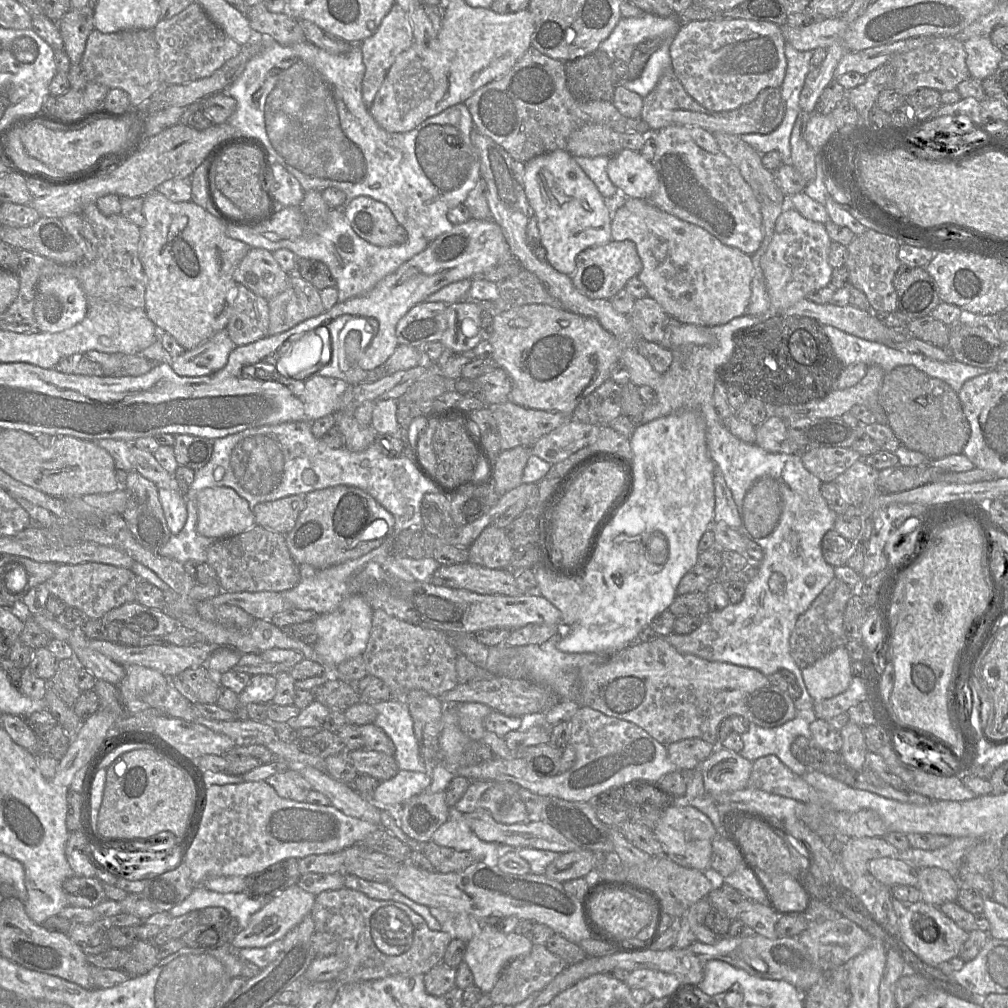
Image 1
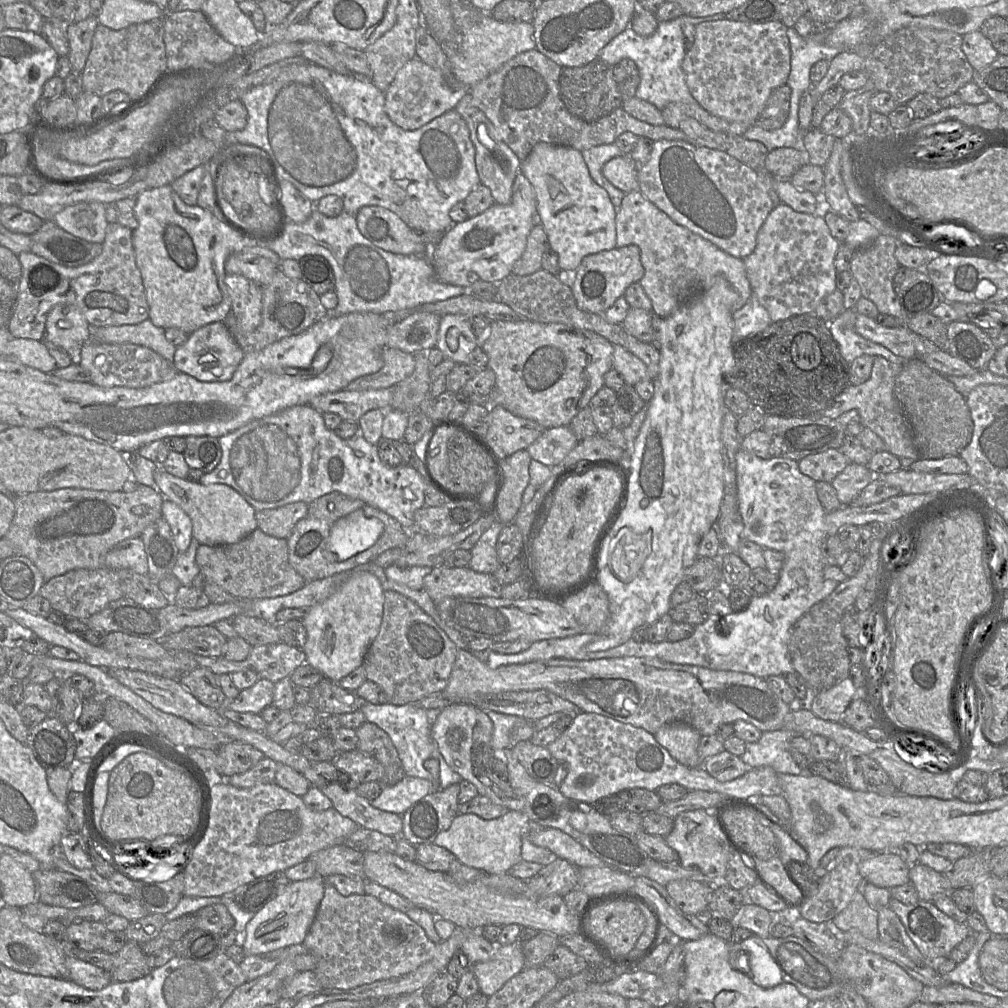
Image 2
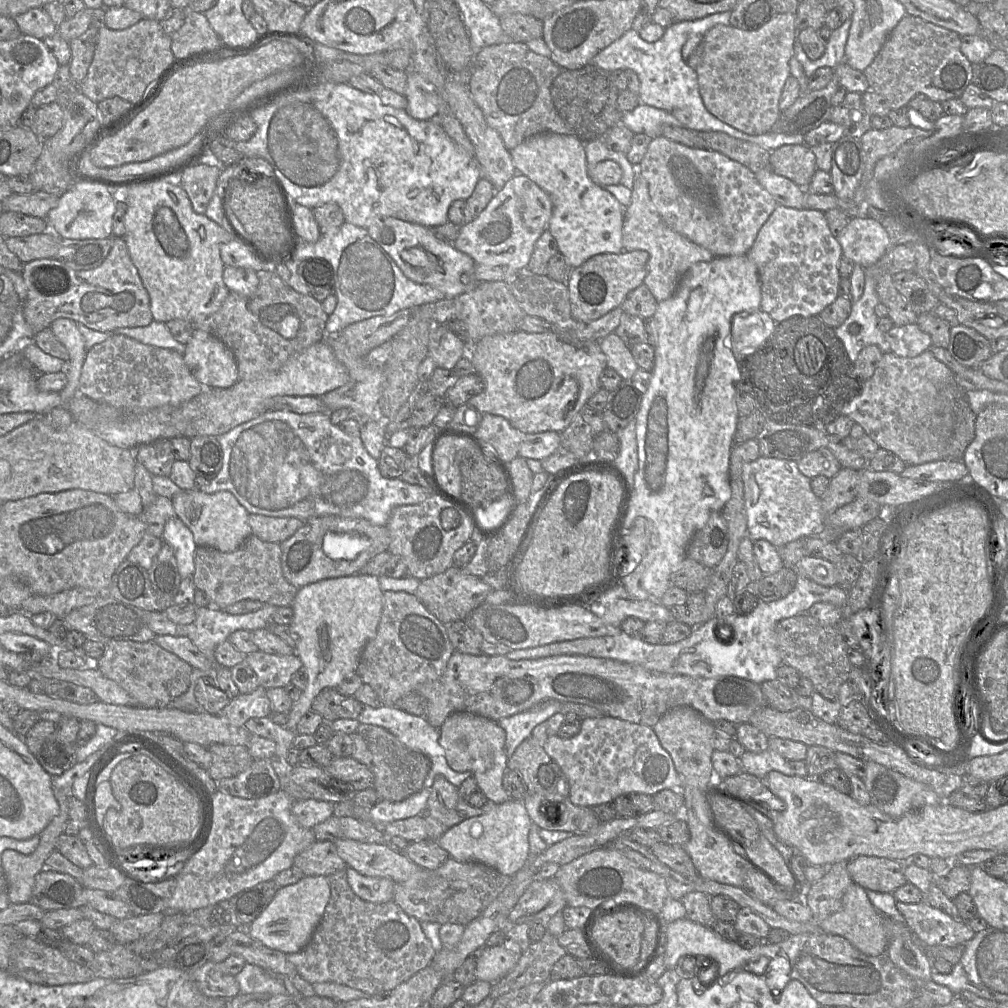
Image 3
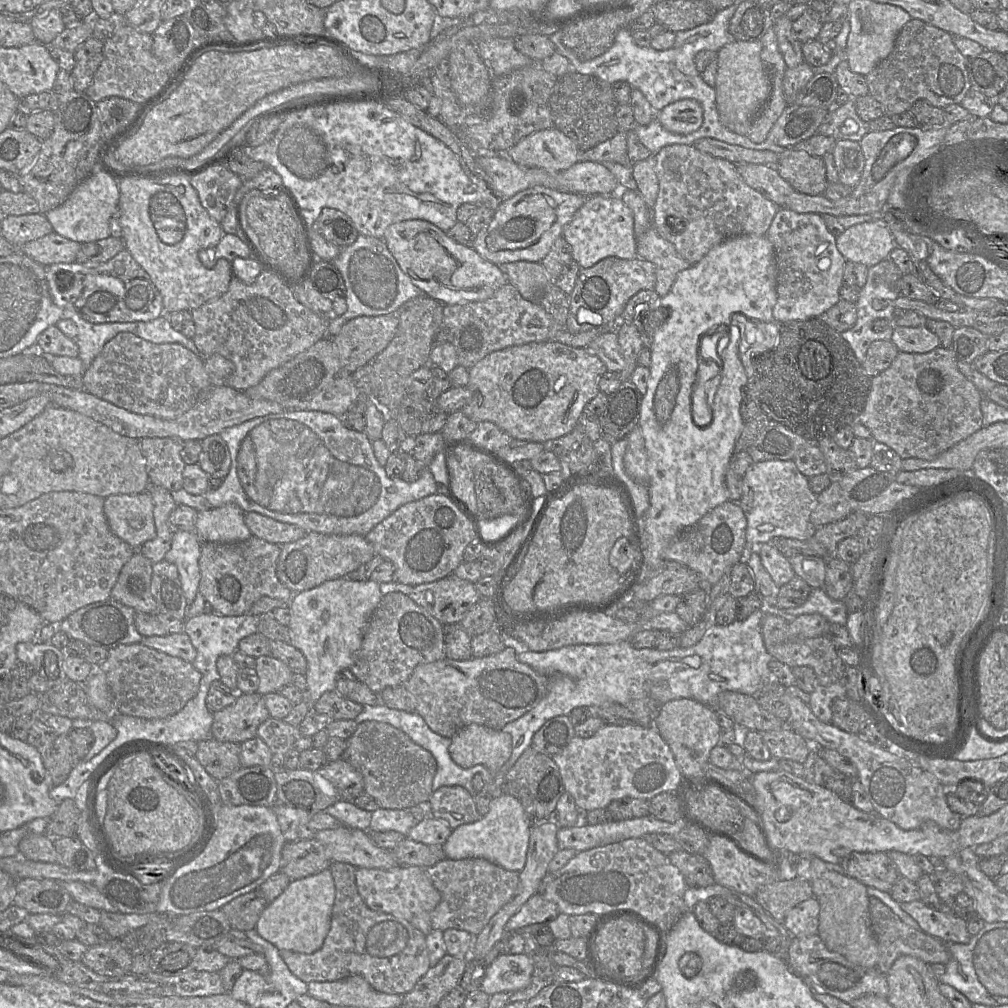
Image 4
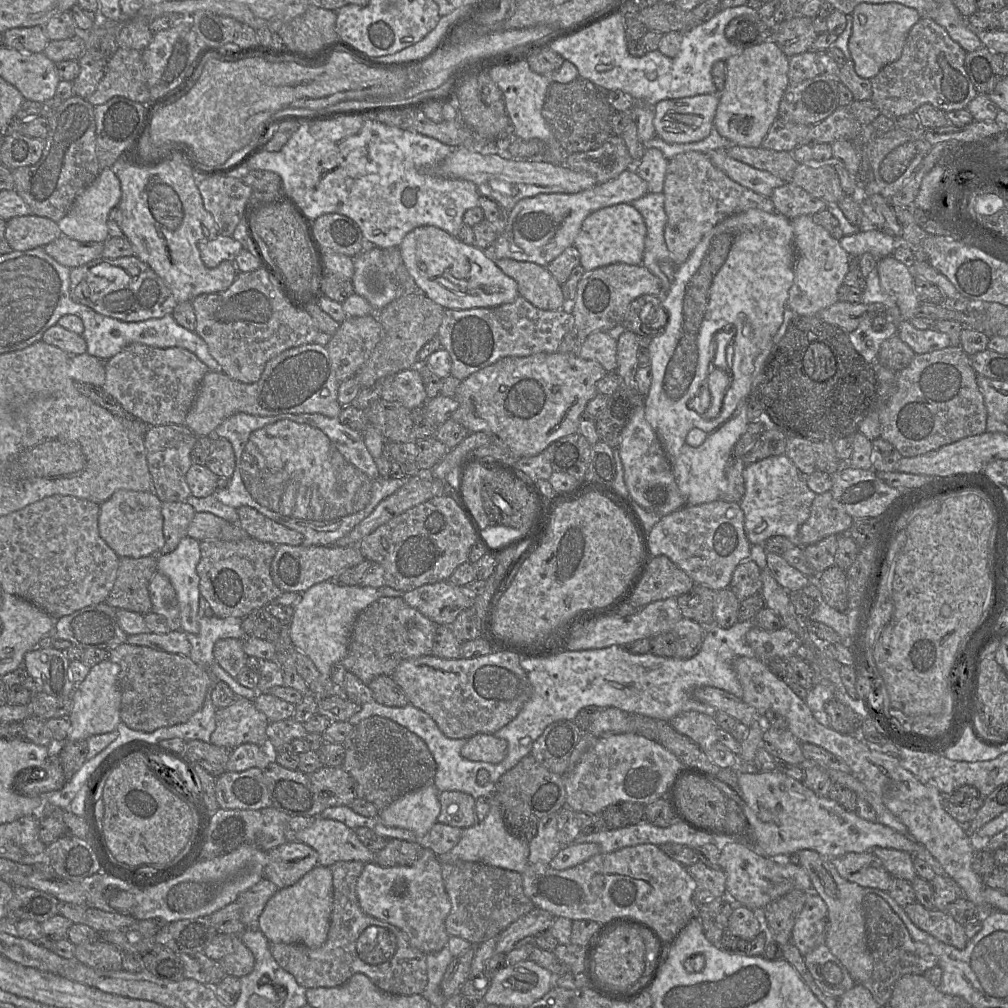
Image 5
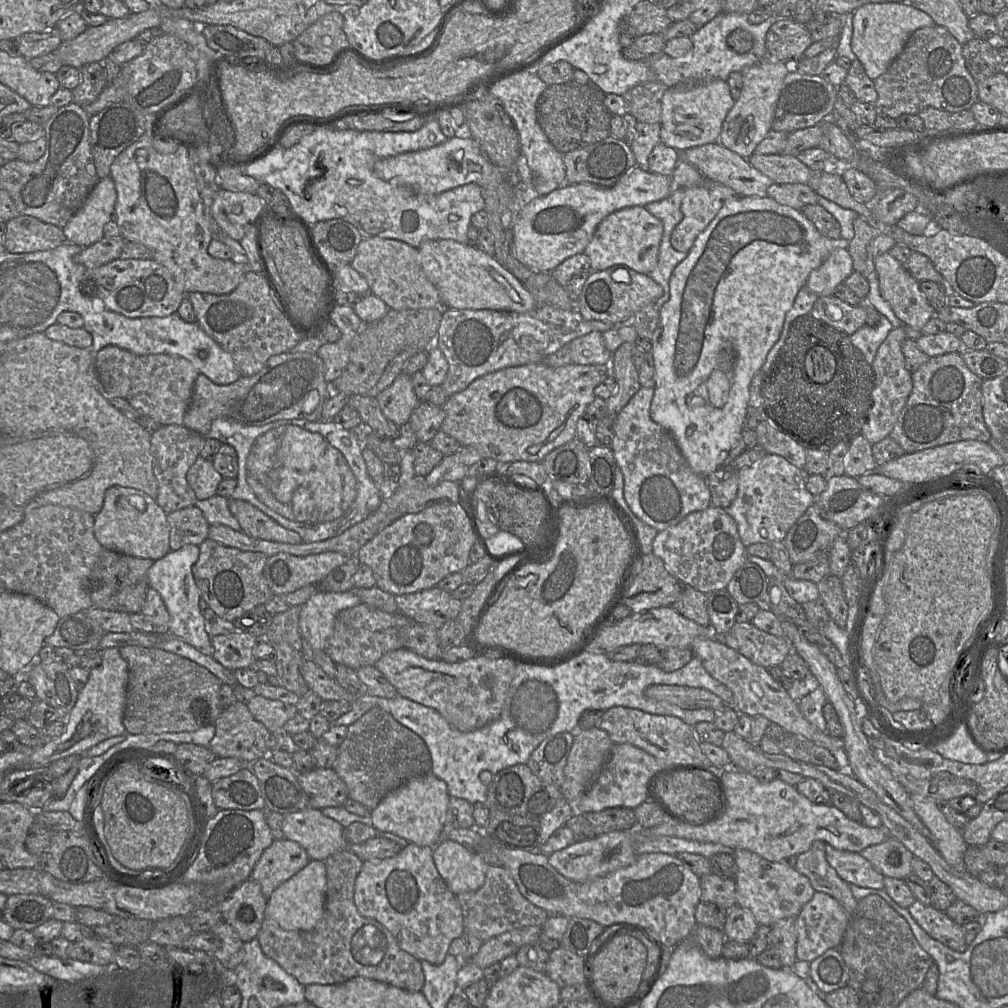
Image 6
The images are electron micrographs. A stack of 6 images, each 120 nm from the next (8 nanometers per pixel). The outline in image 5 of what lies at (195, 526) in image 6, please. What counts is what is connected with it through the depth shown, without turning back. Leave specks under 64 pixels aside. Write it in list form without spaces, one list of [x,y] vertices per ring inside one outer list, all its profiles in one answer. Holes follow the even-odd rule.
[[[165,502],[161,506],[164,546],[160,554],[172,552],[180,540],[187,536],[187,529],[196,511],[186,502]]]

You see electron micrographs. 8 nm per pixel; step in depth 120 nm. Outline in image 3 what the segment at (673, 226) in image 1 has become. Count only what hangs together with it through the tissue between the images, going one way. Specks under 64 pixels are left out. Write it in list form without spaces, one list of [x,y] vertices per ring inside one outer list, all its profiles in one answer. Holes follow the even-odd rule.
[[[636,168],[636,179],[630,205],[624,210],[622,231],[623,251],[643,250],[649,254],[643,284],[659,303],[670,298],[677,290],[681,276],[694,264],[708,262],[715,256],[707,249],[691,242],[670,228],[652,204],[647,181]]]

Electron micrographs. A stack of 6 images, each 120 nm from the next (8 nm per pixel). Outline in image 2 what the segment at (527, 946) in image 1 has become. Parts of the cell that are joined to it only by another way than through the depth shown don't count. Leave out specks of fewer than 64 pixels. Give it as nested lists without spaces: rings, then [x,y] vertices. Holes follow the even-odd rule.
[[[522,942],[509,945],[494,943],[490,959],[472,965],[481,993],[490,997],[496,993],[513,976],[525,968]]]

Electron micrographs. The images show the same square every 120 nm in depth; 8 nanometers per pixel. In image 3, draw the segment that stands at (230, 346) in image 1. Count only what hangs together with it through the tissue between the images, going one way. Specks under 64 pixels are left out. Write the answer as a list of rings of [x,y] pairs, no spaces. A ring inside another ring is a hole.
[[[195,328],[185,346],[184,363],[204,388],[229,388],[238,382],[235,357],[218,338]]]

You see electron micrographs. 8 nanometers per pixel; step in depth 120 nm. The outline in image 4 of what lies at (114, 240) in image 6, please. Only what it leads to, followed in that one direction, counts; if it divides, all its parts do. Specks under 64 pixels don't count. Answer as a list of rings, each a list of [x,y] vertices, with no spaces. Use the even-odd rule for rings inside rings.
[[[56,232],[25,243],[18,250],[34,261],[48,266],[56,263],[73,263],[81,244]]]

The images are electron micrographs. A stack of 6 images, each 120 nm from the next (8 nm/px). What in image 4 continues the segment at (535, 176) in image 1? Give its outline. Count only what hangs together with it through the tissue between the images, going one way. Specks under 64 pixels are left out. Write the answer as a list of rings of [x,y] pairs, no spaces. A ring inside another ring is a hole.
[[[556,127],[539,130],[507,150],[507,157],[523,167],[562,171],[579,161],[579,148]],[[602,194],[588,196],[585,203],[564,226],[562,237],[571,246],[572,258],[582,269],[592,267],[607,257],[621,259],[637,257],[633,212],[616,196]]]

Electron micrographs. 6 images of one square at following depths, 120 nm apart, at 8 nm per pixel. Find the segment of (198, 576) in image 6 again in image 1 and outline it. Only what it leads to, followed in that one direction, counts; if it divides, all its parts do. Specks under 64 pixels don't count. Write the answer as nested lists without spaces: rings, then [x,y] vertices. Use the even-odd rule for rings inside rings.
[[[257,524],[238,535],[216,540],[207,549],[206,563],[215,570],[222,591],[230,593],[283,592],[301,580],[299,565],[289,552],[285,535]]]

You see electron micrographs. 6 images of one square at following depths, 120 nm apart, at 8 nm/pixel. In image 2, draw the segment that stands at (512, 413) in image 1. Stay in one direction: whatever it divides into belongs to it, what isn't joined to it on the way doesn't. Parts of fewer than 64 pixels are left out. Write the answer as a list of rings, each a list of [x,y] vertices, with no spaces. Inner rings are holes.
[[[500,405],[489,407],[488,424],[483,438],[500,459],[527,449],[545,430],[537,422],[516,416]]]

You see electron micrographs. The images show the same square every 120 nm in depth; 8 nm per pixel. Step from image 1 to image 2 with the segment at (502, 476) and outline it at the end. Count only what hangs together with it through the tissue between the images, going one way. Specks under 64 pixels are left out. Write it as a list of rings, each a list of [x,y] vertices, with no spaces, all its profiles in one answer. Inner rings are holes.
[[[526,449],[501,459],[504,482],[493,513],[496,520],[503,525],[513,523],[522,507],[523,492],[530,484],[530,461],[531,457]]]

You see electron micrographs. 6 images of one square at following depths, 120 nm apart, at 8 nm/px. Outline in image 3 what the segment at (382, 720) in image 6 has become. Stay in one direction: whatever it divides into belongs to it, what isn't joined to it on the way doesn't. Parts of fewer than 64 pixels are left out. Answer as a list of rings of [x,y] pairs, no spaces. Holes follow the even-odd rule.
[[[360,723],[354,733],[352,758],[367,766],[374,776],[373,788],[380,800],[400,802],[424,788],[431,761],[425,754],[404,745],[383,727]]]

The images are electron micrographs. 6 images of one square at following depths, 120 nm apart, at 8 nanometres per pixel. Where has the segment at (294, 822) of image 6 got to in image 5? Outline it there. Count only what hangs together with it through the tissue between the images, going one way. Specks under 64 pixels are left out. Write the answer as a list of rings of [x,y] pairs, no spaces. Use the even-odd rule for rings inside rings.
[[[318,817],[312,825],[300,830],[296,839],[318,853],[320,866],[331,867],[341,861],[374,861],[375,852],[359,840],[355,830],[336,820]]]

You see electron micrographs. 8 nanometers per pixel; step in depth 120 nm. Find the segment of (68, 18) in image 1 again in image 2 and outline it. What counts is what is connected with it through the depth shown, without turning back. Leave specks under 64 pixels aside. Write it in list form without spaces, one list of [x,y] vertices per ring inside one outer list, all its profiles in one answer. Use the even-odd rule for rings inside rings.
[[[90,15],[81,22],[68,22],[65,24],[69,43],[69,54],[67,57],[71,64],[72,71],[83,71],[91,51],[92,39],[98,25],[97,17],[93,15]]]

